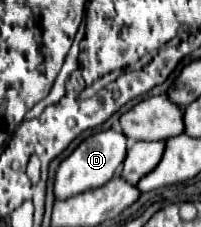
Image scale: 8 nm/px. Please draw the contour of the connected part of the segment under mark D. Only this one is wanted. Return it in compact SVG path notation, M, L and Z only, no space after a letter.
M105 130L105 132L97 132L97 134L89 136L75 148L75 152L69 158L65 158L61 162L57 176L55 176L55 198L65 200L65 198L71 198L85 190L103 186L117 174L125 156L127 156L127 136L123 132Z

